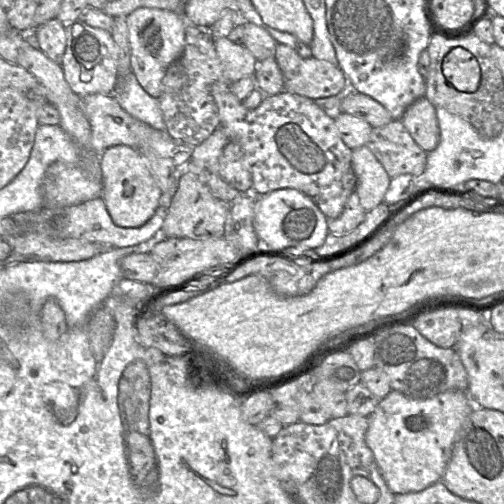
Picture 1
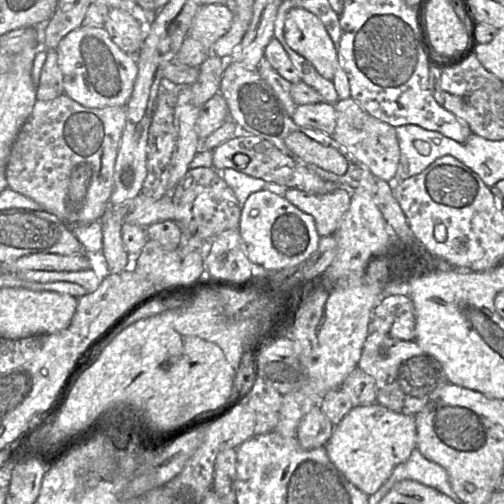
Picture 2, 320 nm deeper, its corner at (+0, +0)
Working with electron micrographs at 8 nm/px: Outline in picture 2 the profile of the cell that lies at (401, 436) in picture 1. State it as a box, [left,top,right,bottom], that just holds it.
[325,402,416,497]

